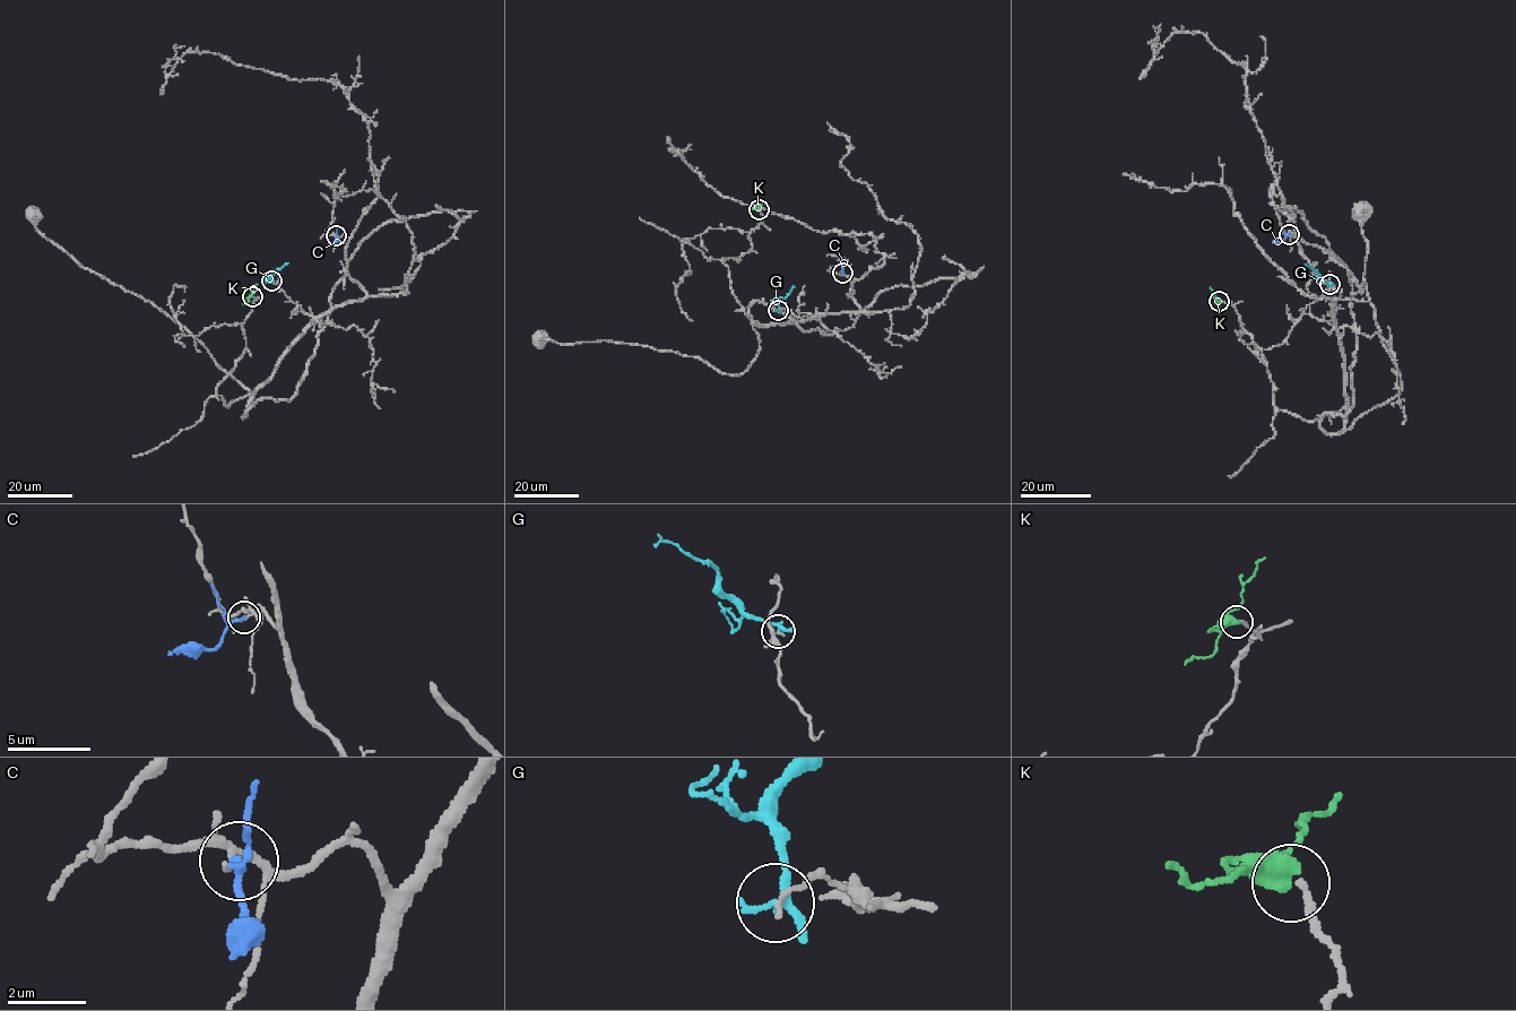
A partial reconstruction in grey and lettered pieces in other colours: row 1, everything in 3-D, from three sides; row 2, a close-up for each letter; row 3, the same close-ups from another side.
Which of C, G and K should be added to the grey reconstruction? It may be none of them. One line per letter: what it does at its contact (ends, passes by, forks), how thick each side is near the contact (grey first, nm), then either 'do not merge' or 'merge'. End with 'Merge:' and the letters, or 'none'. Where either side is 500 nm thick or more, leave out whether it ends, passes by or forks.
C: it passes by; calibres 140 and 130 nm; do not merge
G: it passes by; calibres 120 and 200 nm; do not merge
K: it passes by; calibres 180 and 400 nm; merge
Merge: K

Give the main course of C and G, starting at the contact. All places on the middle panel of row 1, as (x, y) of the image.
C: (841, 273), (843, 258)
G: (778, 310), (778, 301), (794, 286)

